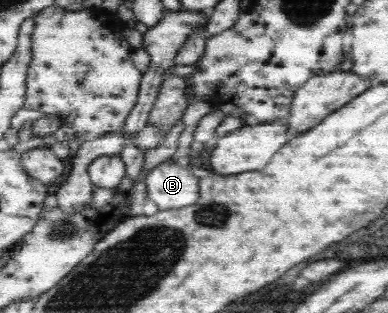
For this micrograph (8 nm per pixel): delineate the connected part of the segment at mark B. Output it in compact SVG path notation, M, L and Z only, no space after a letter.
M164 161L157 164L144 178L146 196L154 202L158 211L190 206L199 196L199 180L188 169L184 161Z

